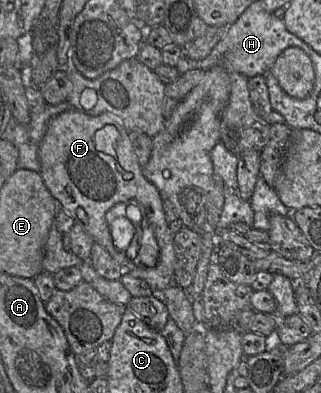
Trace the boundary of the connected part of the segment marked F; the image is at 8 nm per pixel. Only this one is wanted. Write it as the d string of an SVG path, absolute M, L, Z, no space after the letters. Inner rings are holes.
M77 110L62 112L51 119L48 124L45 135L38 149L40 161L40 175L43 182L61 206L74 220L80 225L93 241L104 247L113 259L122 268L122 273L129 274L132 277L146 281L151 289L152 295L162 301L162 292L175 285L175 250L173 243L173 234L170 232L166 217L164 214L163 199L158 189L148 181L140 166L132 143L129 139L129 131L115 115L104 112L97 116L87 115ZM135 201L143 210L140 216L140 224L143 227L143 236L137 237L142 244L154 241L158 248L158 263L153 268L145 266L136 266L135 258L129 259L124 250L116 246L116 240L110 233L106 221L107 211L117 203Z

